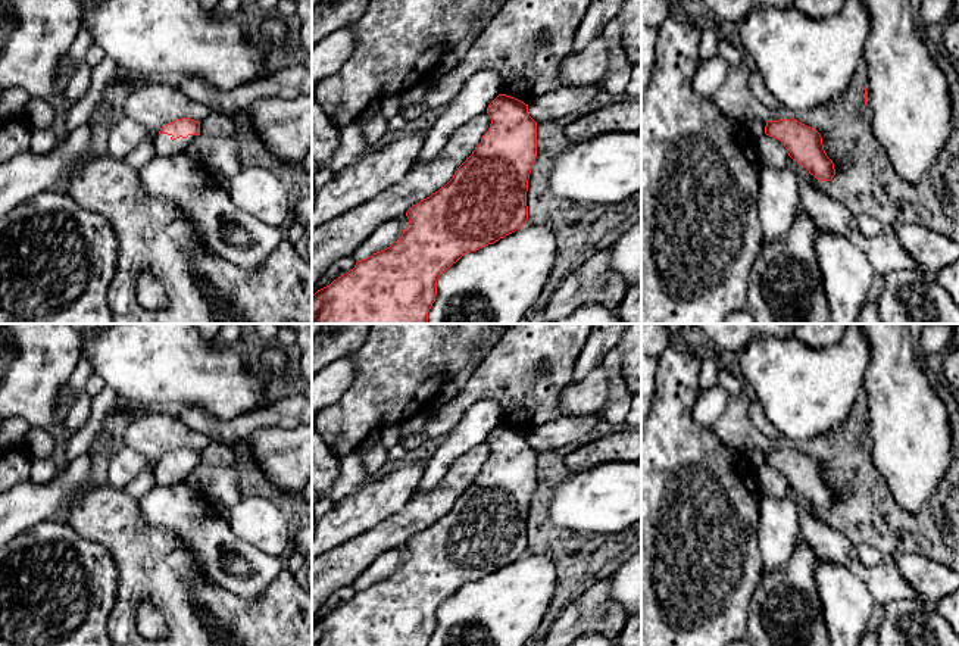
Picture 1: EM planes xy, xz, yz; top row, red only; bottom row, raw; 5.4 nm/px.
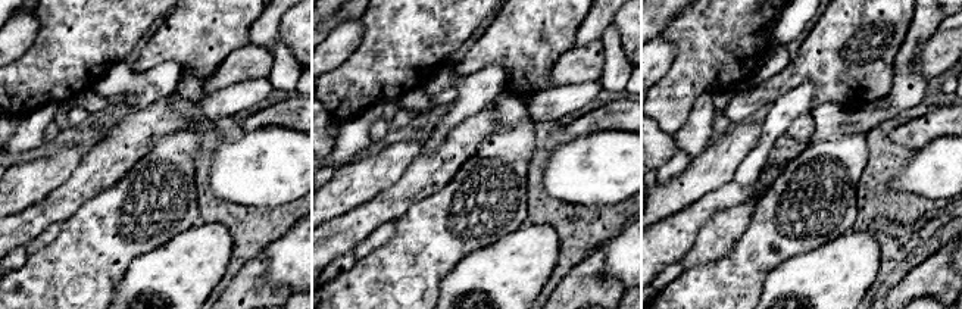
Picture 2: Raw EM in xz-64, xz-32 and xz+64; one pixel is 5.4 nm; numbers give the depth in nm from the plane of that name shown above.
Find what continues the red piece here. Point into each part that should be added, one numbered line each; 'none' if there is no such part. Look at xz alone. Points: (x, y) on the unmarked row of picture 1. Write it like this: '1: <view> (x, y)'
none

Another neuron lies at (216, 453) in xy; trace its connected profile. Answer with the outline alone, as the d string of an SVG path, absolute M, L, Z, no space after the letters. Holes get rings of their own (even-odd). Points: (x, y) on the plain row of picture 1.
M210 440L200 452L200 465L232 468L235 461L235 446L224 444L216 440Z

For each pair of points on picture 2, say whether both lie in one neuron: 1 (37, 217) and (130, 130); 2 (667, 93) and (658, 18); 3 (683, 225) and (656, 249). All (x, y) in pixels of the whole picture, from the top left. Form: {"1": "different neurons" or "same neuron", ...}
{"1": "same neuron", "2": "different neurons", "3": "same neuron"}

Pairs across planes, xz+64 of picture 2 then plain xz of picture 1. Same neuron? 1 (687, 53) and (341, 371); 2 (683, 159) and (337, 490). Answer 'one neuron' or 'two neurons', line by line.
1: two neurons
2: one neuron

